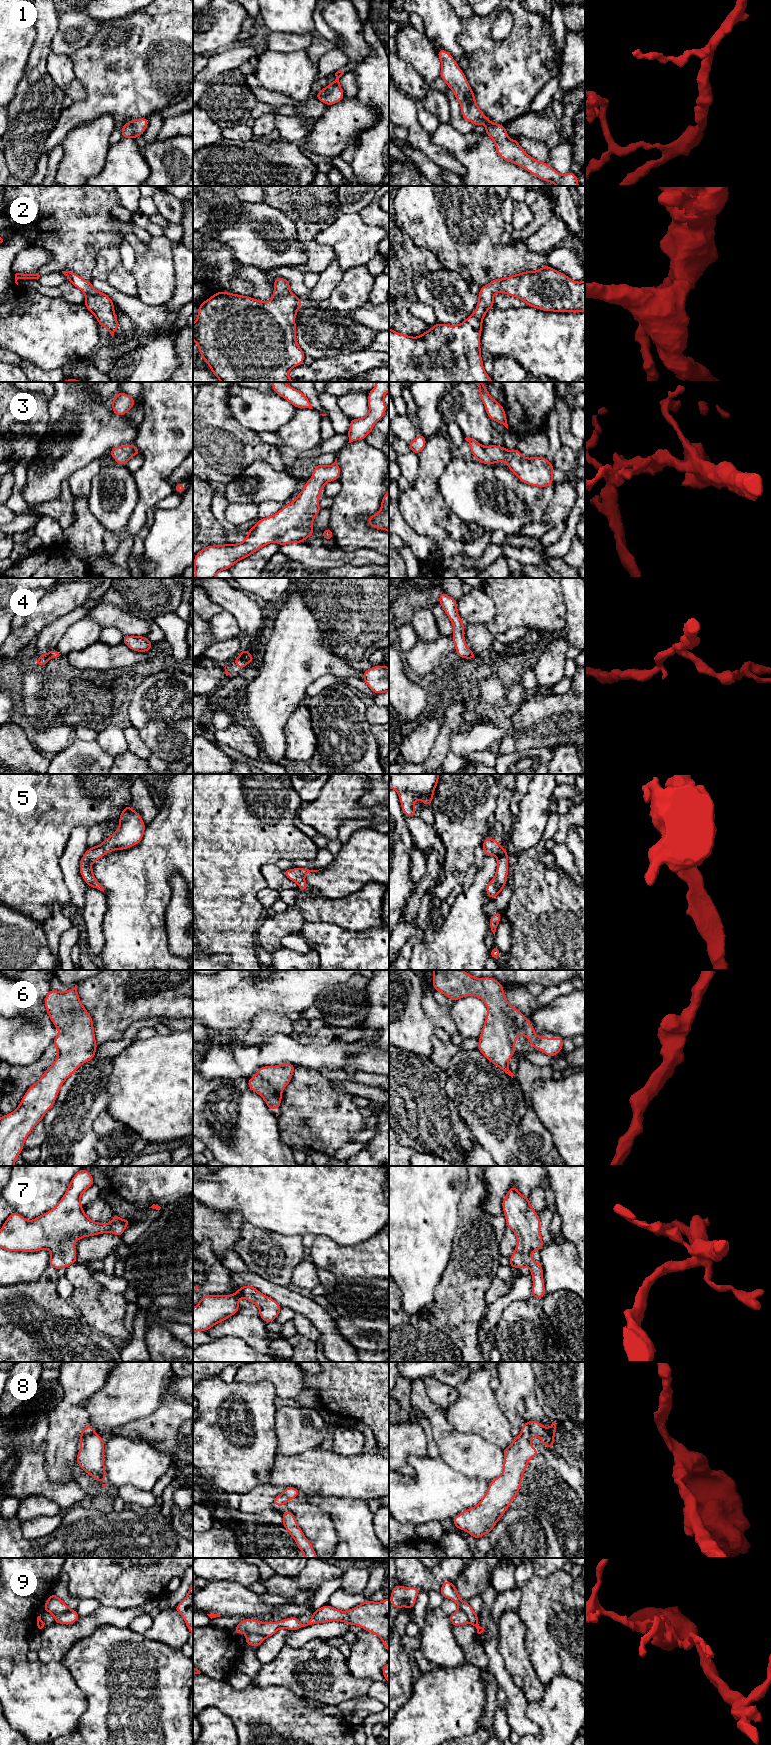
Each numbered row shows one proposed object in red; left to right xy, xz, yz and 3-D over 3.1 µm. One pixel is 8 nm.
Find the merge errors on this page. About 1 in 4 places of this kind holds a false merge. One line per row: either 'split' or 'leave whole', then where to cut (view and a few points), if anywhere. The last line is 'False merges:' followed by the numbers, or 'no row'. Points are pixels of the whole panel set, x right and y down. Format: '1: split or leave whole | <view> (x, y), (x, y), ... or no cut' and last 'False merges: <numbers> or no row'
1: leave whole | no cut
2: leave whole | no cut
3: leave whole | no cut
4: split | xz (240, 655), (247, 662)
5: leave whole | no cut
6: leave whole | no cut
7: leave whole | no cut
8: leave whole | no cut
9: split | xz (247, 1632), (261, 1634), (266, 1637)
False merges: 4, 9

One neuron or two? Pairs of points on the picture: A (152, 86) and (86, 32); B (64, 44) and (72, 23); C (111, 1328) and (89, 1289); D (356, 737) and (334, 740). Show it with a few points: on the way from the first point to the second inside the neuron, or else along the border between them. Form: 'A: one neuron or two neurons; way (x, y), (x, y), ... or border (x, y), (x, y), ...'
A: two neurons; border (101, 23), (98, 33), (86, 45), (75, 52)
B: one neuron; way (65, 39), (72, 32), (72, 28)
C: one neuron; way (108, 1318), (106, 1313), (92, 1299)
D: one neuron; way (351, 737), (339, 740)

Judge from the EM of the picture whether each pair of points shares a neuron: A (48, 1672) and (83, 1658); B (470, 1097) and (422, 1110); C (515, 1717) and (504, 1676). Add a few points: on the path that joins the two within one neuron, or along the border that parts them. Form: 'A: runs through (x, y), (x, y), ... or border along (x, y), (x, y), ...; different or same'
A: border along (60, 1662), (68, 1670), (77, 1685); different
B: border along (446, 1079), (446, 1094), (465, 1122); different
C: runs through (515, 1707), (515, 1696), (509, 1686); same

